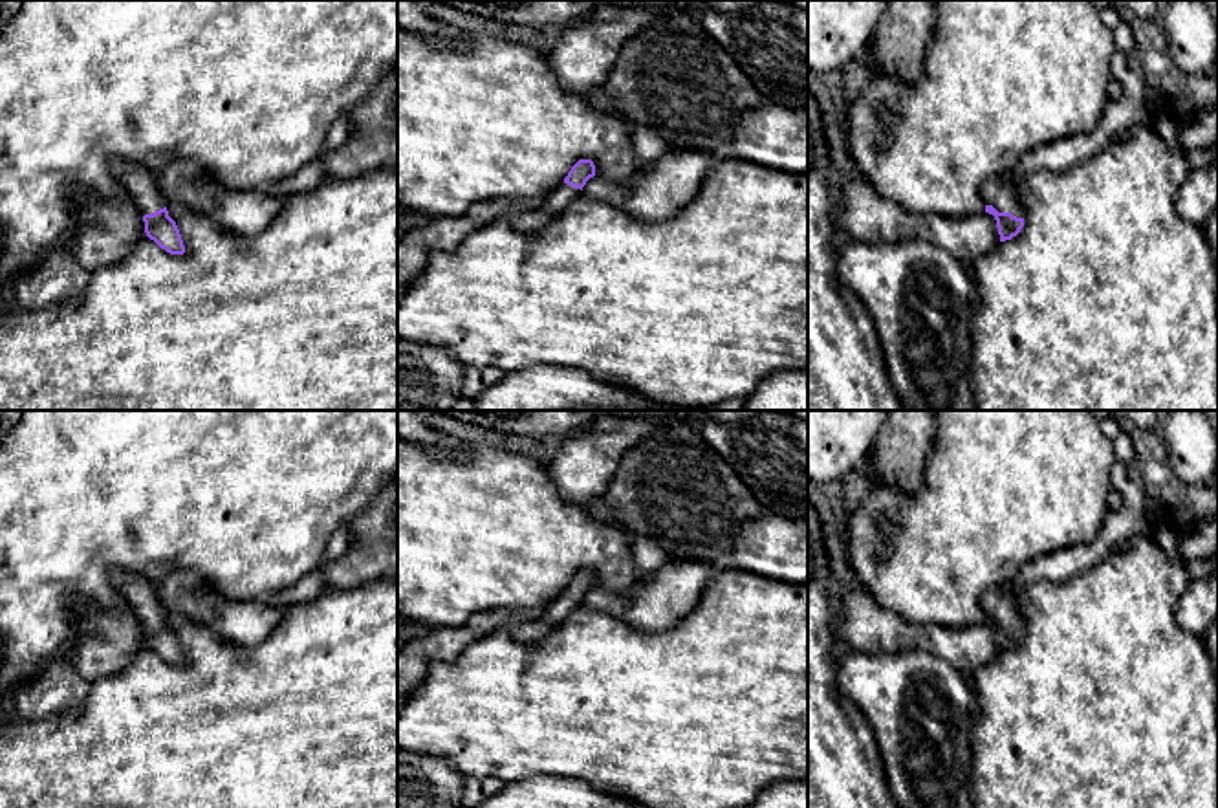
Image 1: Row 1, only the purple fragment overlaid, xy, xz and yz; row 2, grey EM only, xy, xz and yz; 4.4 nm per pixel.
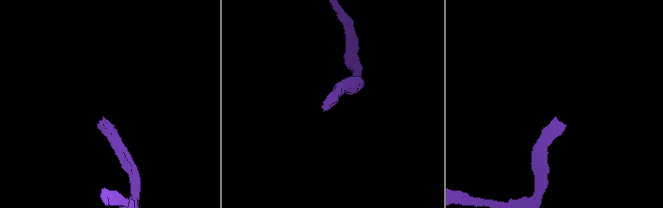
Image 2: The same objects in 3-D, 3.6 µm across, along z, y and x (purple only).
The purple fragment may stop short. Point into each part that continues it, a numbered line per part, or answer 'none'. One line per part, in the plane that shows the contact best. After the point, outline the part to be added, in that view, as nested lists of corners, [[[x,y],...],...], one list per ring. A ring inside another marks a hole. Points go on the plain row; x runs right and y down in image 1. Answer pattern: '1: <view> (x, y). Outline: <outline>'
1: yz (1000, 601). Outline: [[[1011,583],[991,586],[982,601],[985,614],[993,616],[998,623],[1011,623],[1017,628],[1024,628],[1017,603],[1018,592]]]

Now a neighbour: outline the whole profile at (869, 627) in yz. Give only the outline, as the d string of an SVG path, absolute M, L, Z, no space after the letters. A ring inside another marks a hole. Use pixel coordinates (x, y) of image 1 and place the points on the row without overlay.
M857 583L843 597L837 625L854 650L866 654L925 650L943 658L963 674L974 674L1000 654L993 625L984 621L967 628L934 628L908 623L883 608Z

